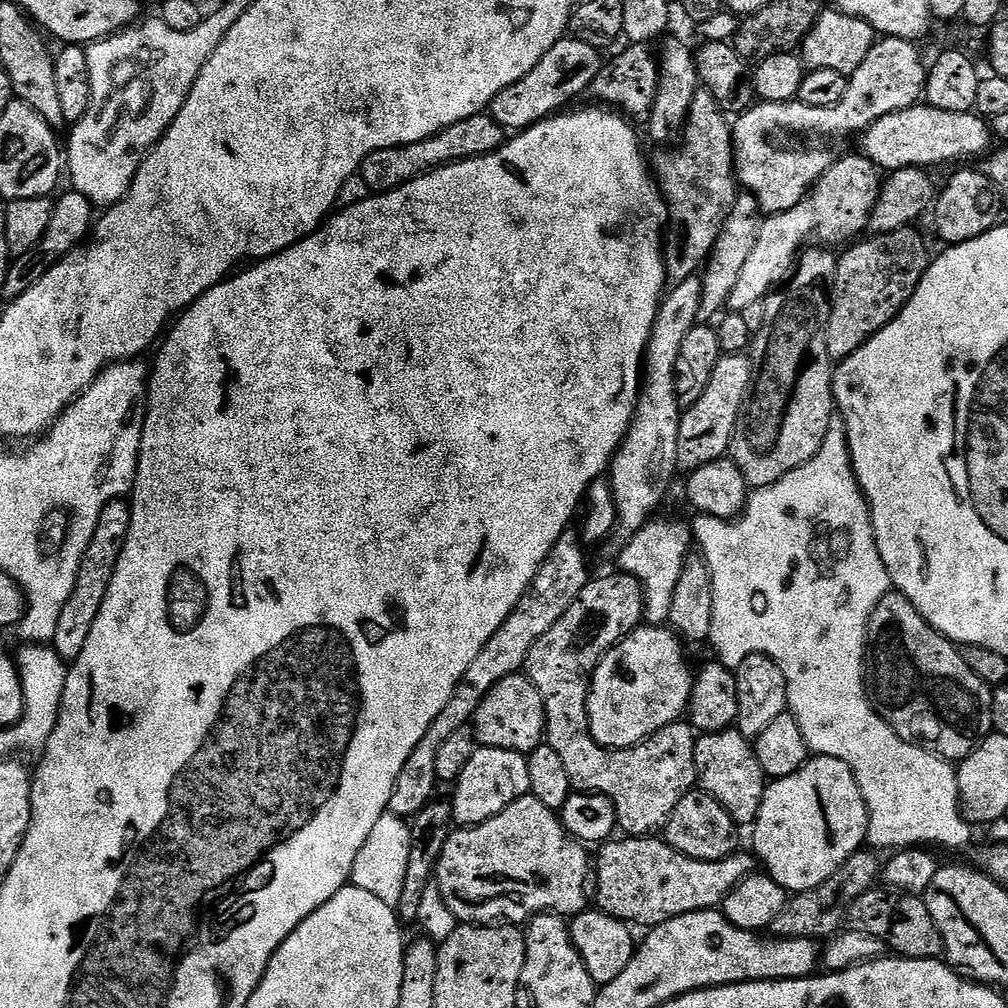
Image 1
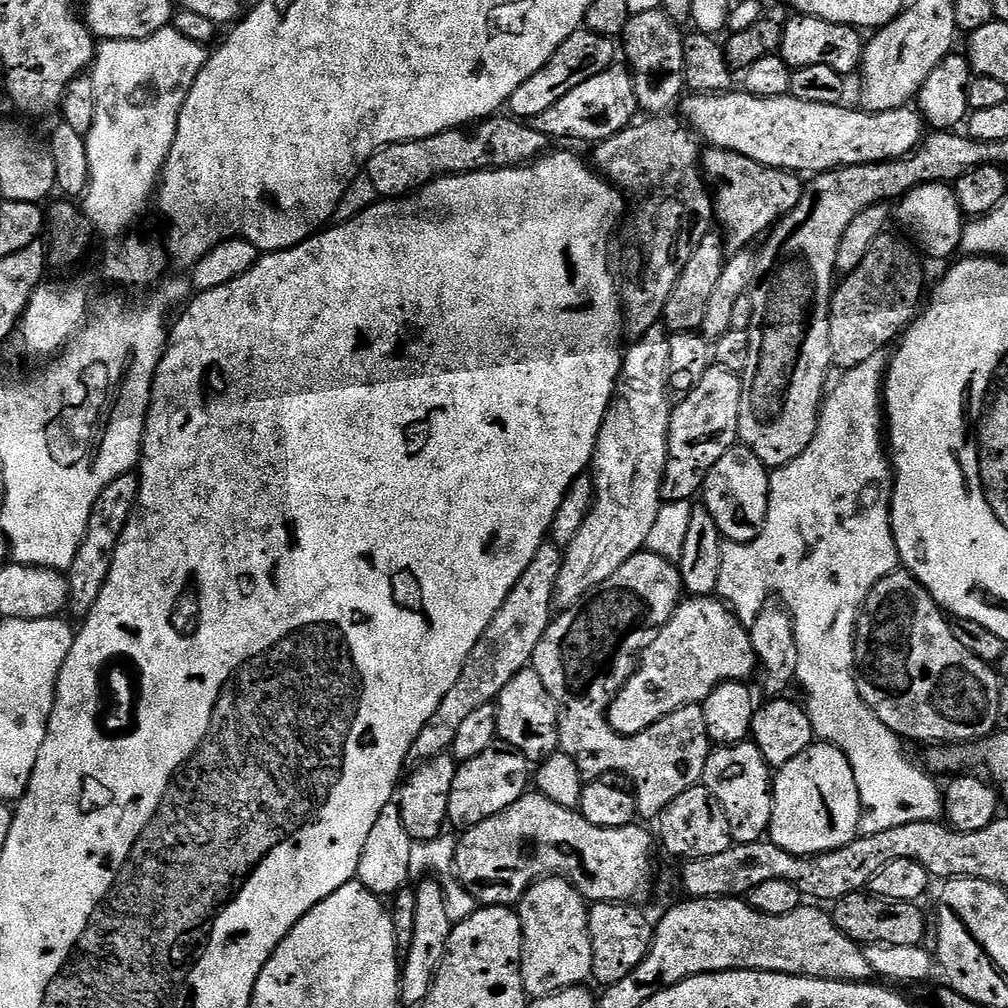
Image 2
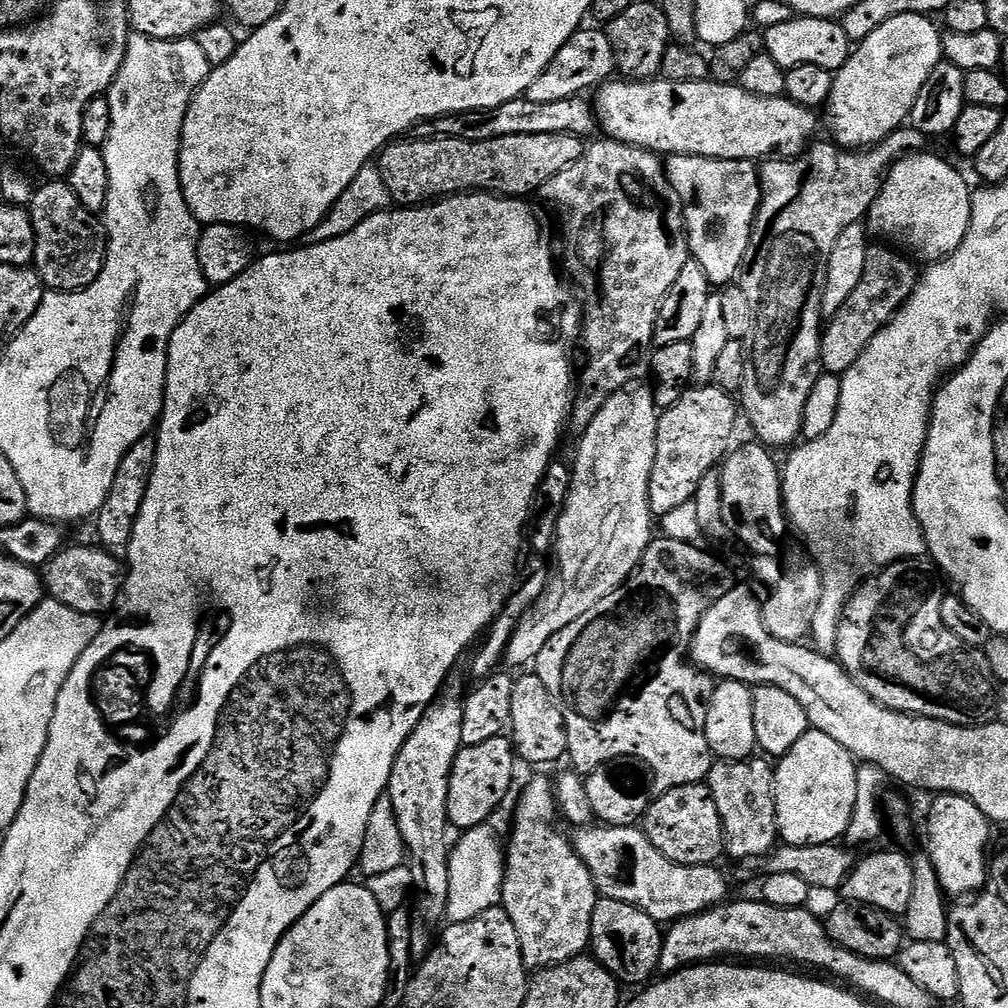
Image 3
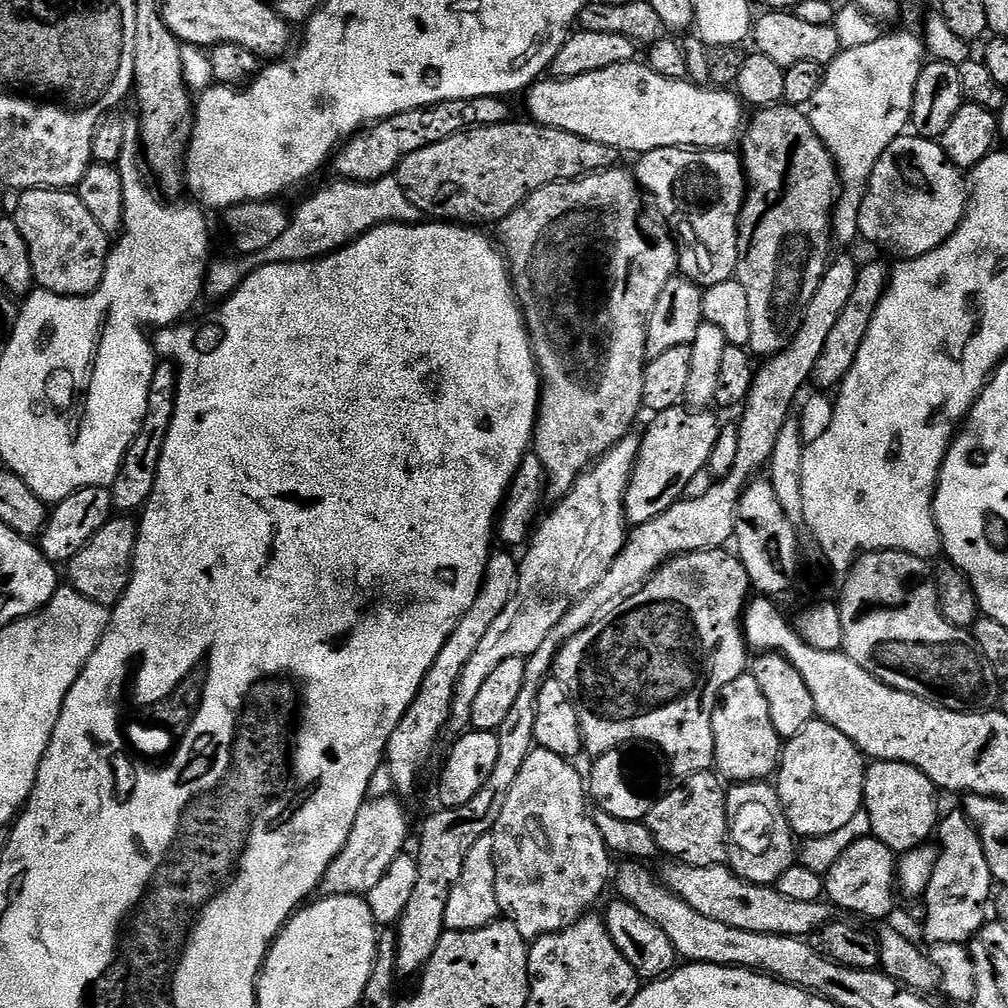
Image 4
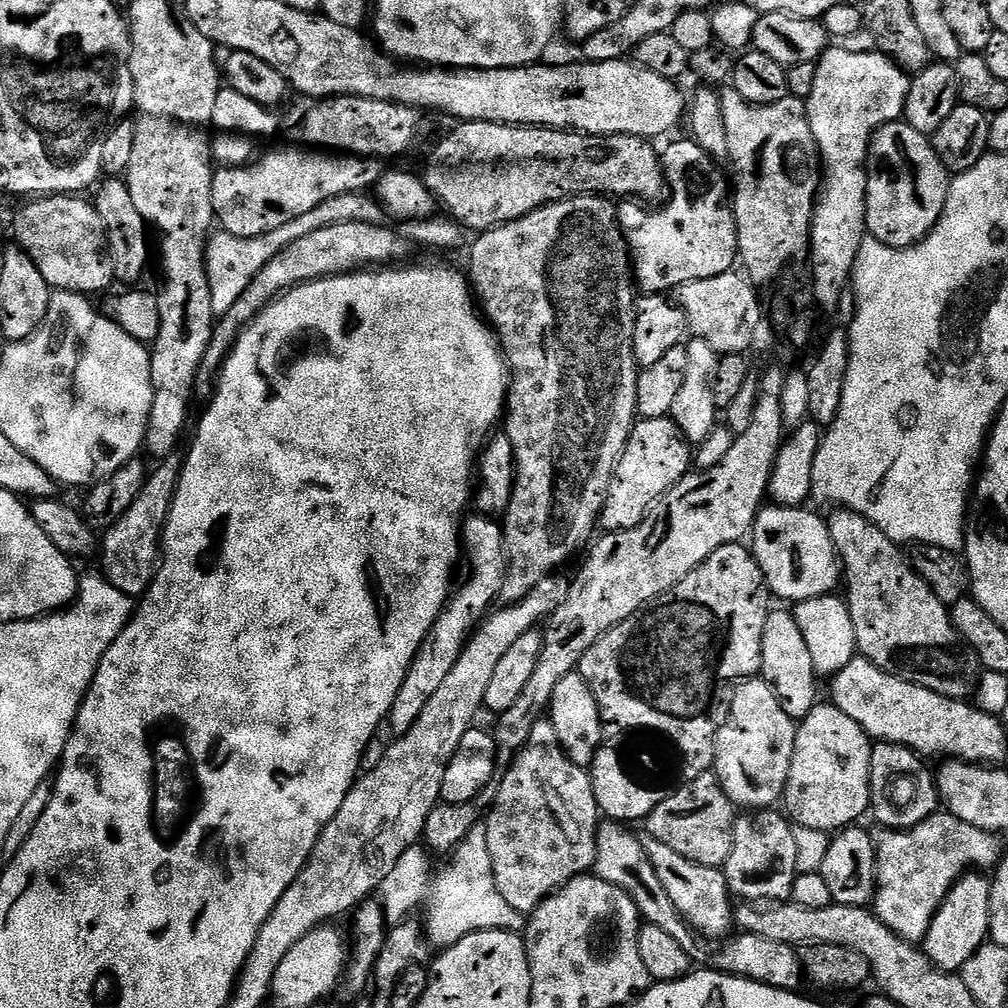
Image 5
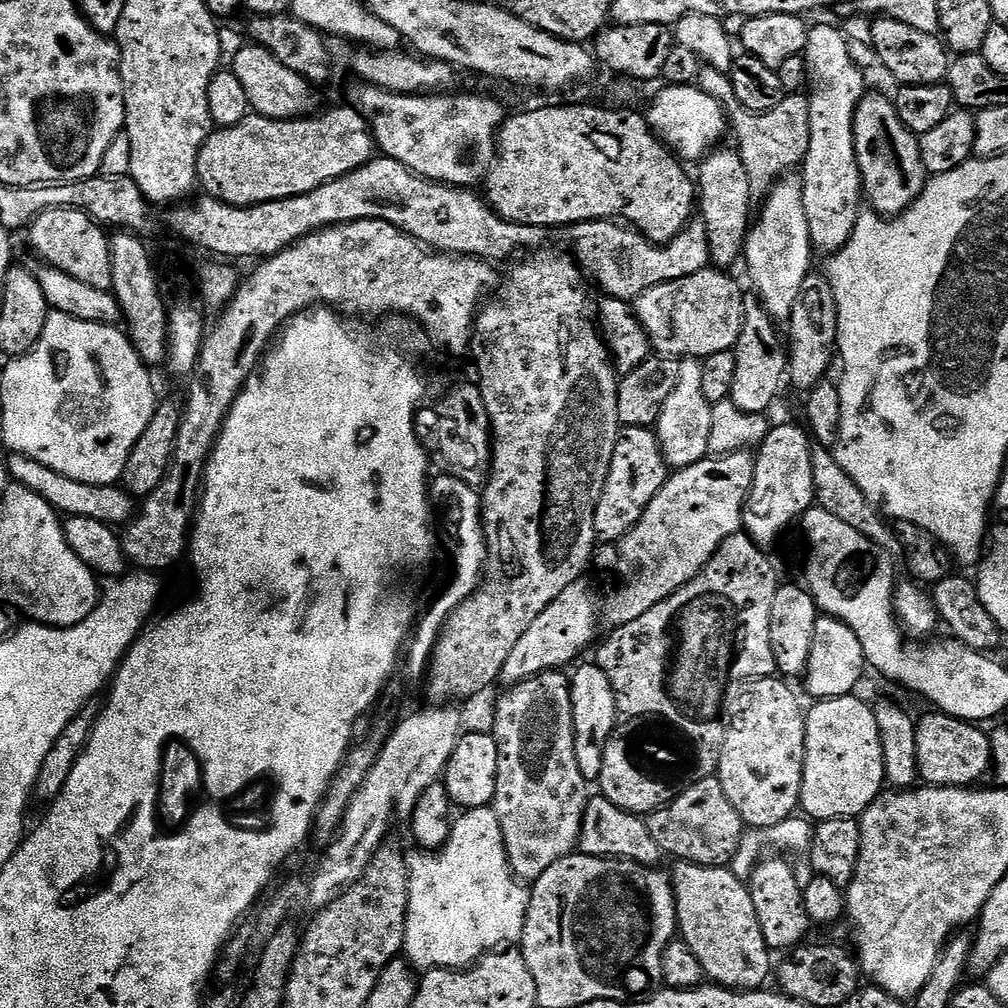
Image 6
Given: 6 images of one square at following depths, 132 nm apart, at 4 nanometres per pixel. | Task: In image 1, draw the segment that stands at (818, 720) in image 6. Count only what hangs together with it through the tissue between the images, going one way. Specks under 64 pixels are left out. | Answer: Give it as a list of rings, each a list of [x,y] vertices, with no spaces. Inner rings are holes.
[[[823,754],[813,755],[802,767],[794,774],[790,774],[781,780],[772,780],[765,787],[764,797],[762,798],[762,806],[756,815],[756,823],[751,825],[752,844],[755,855],[758,857],[759,863],[762,865],[763,871],[774,878],[774,882],[778,882],[778,886],[782,886],[789,894],[797,892],[805,892],[806,890],[814,890],[818,886],[822,886],[822,882],[826,882],[835,872],[844,865],[855,852],[861,851],[865,847],[868,838],[868,807],[862,798],[862,790],[858,786],[858,782],[854,778],[854,774],[850,770],[850,766],[846,766],[846,762],[842,762],[833,756],[825,756]]]

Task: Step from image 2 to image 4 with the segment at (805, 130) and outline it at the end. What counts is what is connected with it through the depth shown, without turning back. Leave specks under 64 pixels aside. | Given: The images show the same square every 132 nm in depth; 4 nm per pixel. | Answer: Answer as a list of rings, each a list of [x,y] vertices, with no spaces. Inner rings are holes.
[[[633,62],[606,66],[606,70],[594,70],[590,74],[578,74],[578,78],[541,78],[527,89],[528,112],[533,121],[545,128],[566,130],[578,138],[598,142],[617,153],[643,154],[659,148],[691,148],[693,150],[724,150],[737,143],[746,124],[745,105],[732,90],[713,90],[700,87],[689,79],[675,80],[658,74],[647,63]]]

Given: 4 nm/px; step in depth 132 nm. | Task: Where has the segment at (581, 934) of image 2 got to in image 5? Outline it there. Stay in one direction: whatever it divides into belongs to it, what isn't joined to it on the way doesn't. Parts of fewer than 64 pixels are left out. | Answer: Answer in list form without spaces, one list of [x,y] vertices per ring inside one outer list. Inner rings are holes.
[[[548,718],[537,719],[534,730],[530,730],[530,738],[526,742],[526,746],[518,753],[515,760],[512,761],[512,767],[499,777],[499,781],[498,798],[492,803],[492,808],[486,814],[486,846],[490,846],[492,877],[496,883],[498,894],[502,894],[502,898],[506,898],[506,902],[514,911],[521,914],[531,914],[557,888],[563,888],[575,876],[582,876],[593,871],[596,862],[596,829],[601,823],[602,813],[594,798],[591,775],[574,762],[570,762],[570,758],[562,750],[562,746],[558,742],[558,734],[554,734],[552,721]]]

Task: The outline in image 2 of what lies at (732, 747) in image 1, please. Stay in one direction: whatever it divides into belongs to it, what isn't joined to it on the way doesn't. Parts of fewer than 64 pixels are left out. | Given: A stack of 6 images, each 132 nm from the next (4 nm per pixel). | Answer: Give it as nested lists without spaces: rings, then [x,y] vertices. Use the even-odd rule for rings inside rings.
[[[751,742],[725,744],[709,751],[702,784],[718,798],[718,802],[722,802],[722,810],[726,810],[726,822],[730,822],[730,834],[735,843],[749,844],[768,836],[772,821],[773,779],[773,769]]]

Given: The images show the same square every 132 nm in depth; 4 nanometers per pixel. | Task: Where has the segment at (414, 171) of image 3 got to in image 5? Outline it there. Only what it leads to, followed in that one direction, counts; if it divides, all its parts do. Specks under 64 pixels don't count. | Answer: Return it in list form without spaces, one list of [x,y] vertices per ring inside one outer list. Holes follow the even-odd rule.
[[[473,120],[455,126],[457,128],[449,136],[442,137],[436,149],[429,154],[422,179],[434,194],[437,205],[472,234],[488,232],[506,222],[514,222],[543,204],[552,204],[565,196],[603,194],[609,198],[624,196],[620,198],[652,202],[648,200],[659,201],[666,192],[661,157],[643,136],[589,136],[586,132],[562,128],[533,128]]]

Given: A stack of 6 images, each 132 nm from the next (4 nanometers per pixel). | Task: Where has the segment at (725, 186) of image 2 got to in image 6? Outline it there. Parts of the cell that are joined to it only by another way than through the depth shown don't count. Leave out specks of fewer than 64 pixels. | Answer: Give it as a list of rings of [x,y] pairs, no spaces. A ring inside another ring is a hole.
[[[700,218],[688,223],[668,244],[650,242],[635,228],[614,220],[574,224],[561,231],[559,236],[562,243],[572,247],[571,255],[578,261],[585,277],[593,285],[596,283],[605,297],[613,300],[635,301],[637,296],[654,286],[674,282],[678,278],[690,278],[690,274],[698,274],[698,270],[712,264],[708,227]]]

